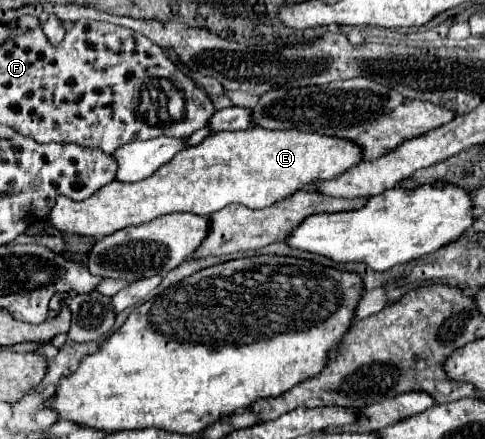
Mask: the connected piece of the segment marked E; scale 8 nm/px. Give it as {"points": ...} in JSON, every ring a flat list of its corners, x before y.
{"points":[[259,126,241,132,219,132,207,136,193,148,181,150,149,178,133,184,105,184,81,202,59,196,45,220,63,234,103,238,173,212,211,216,227,204,265,208,309,186,313,180,343,174,343,170,355,166,355,162,361,162,357,146,341,138,303,134,299,130,259,130]]}

